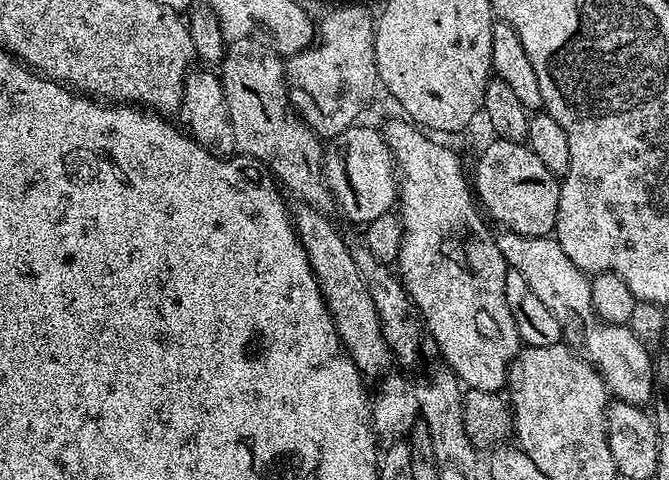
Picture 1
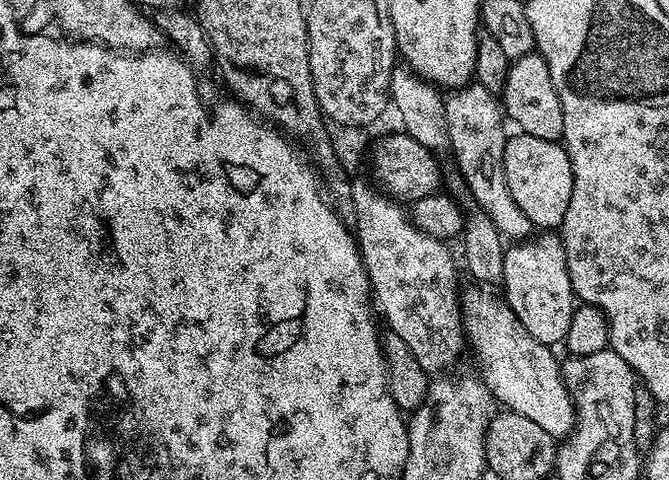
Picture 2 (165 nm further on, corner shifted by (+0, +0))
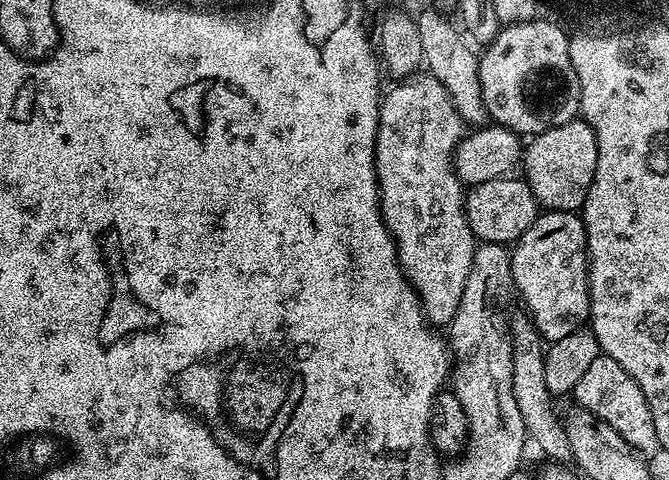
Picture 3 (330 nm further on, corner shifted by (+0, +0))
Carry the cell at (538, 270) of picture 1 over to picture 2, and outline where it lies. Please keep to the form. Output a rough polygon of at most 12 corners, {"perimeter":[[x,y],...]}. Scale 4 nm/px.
{"perimeter":[[469,82],[445,99],[448,148],[501,237],[534,226],[510,198],[501,101]]}

